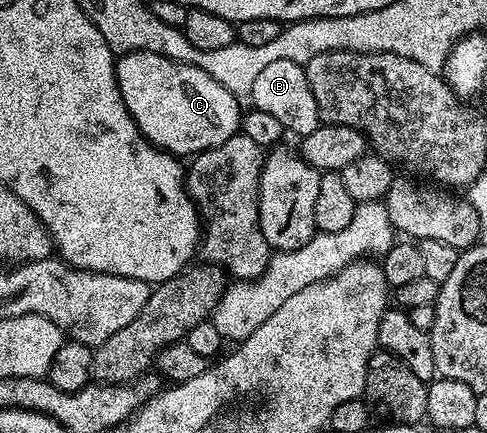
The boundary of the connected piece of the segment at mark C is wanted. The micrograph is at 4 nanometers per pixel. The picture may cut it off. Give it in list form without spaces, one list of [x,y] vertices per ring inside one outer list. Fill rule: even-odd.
[[[131,51],[128,55],[119,55],[115,61],[115,76],[121,97],[138,125],[139,132],[149,143],[160,151],[168,151],[176,157],[194,157],[200,151],[213,149],[237,134],[241,127],[240,100],[225,85],[217,85],[209,73],[197,69],[178,59],[170,59],[148,51]]]

